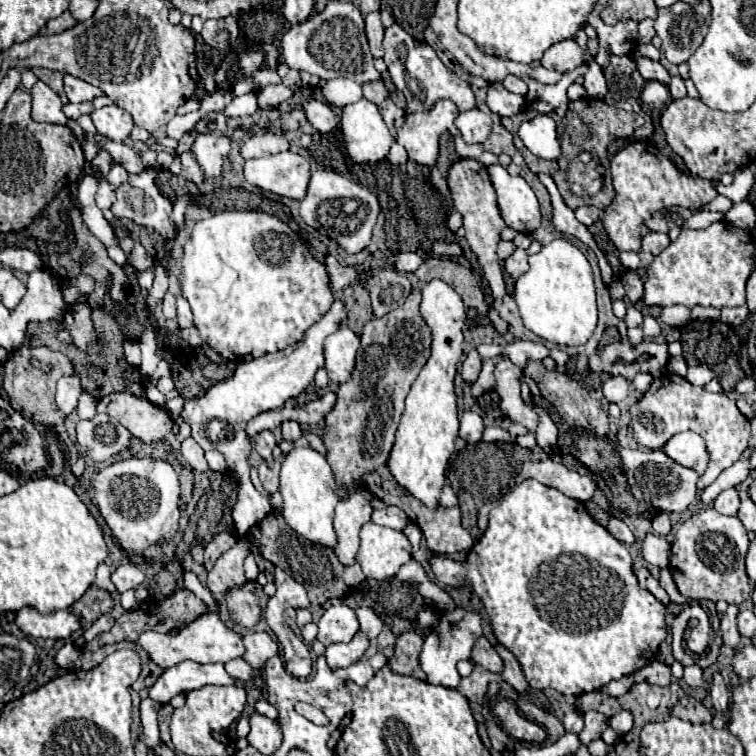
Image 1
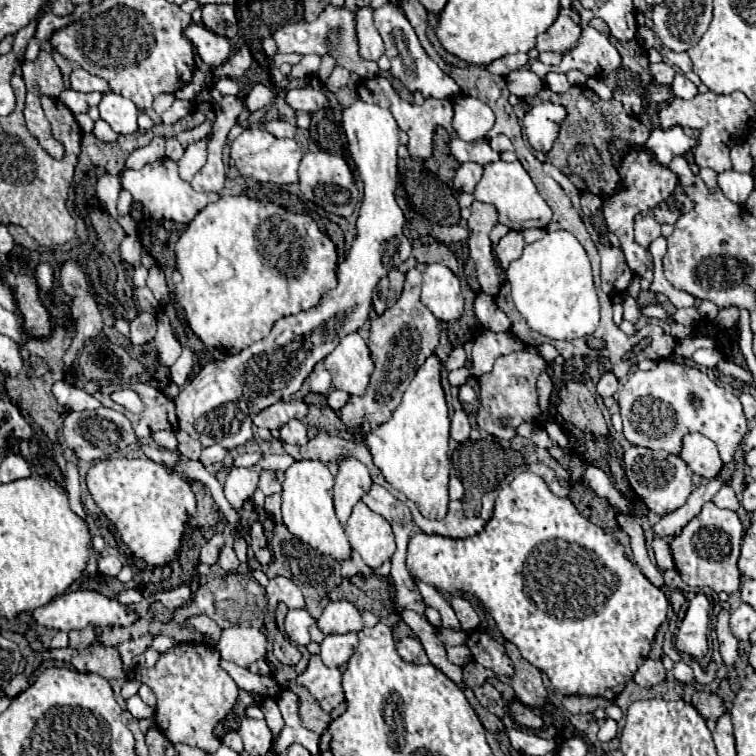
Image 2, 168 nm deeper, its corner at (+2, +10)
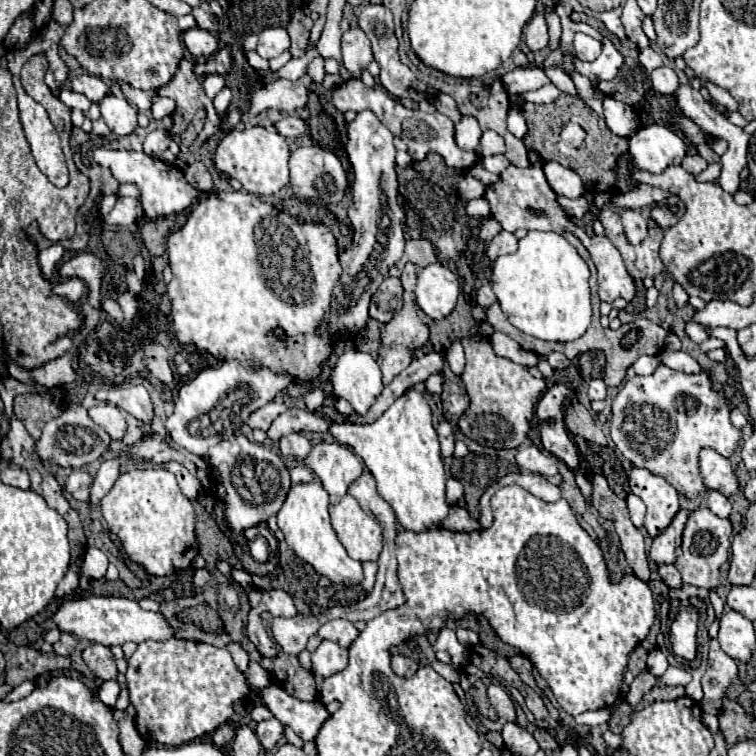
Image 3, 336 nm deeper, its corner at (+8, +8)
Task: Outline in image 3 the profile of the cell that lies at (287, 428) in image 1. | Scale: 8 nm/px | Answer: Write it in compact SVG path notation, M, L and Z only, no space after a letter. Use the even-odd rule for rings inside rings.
M291 433L279 439L279 449L285 459L303 461L303 457L311 451L311 443L301 433Z

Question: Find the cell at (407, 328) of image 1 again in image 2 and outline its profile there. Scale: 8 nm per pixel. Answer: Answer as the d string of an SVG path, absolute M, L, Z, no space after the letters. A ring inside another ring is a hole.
M409 269L405 277L405 289L399 301L383 315L371 321L369 347L371 347L371 357L375 361L375 373L371 375L371 385L363 397L351 397L351 401L339 411L339 417L345 423L345 427L351 425L349 431L355 435L355 441L363 441L363 437L371 429L379 427L383 421L391 417L393 409L401 401L401 395L415 377L417 369L425 363L429 355L435 353L439 345L439 333L441 333L439 321L421 303L419 293L421 293L421 271ZM363 413L367 413L367 421L363 421L363 425L355 425L355 421L359 421Z

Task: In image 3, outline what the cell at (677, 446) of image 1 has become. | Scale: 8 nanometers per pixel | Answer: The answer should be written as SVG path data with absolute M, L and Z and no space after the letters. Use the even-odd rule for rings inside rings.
M709 447L701 449L699 471L701 471L703 483L707 489L717 489L723 495L733 495L739 487L729 459L719 455L717 451L713 451Z

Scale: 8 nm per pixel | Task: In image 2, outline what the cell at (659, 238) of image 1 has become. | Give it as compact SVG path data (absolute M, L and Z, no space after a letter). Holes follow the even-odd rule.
M637 215L635 217L635 241L641 247L649 247L651 241L661 237L661 225L655 221L653 215Z

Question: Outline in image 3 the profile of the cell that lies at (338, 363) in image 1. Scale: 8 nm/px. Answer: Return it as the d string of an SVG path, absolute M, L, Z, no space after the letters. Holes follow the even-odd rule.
M353 347L337 355L331 385L333 395L347 399L357 413L365 413L383 391L381 371L375 359Z

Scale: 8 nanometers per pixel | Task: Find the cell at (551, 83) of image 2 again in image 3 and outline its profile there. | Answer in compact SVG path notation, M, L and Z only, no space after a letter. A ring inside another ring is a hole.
M515 67L507 71L501 81L509 93L525 93L531 89L539 89L545 83L551 83L545 71L539 67Z

